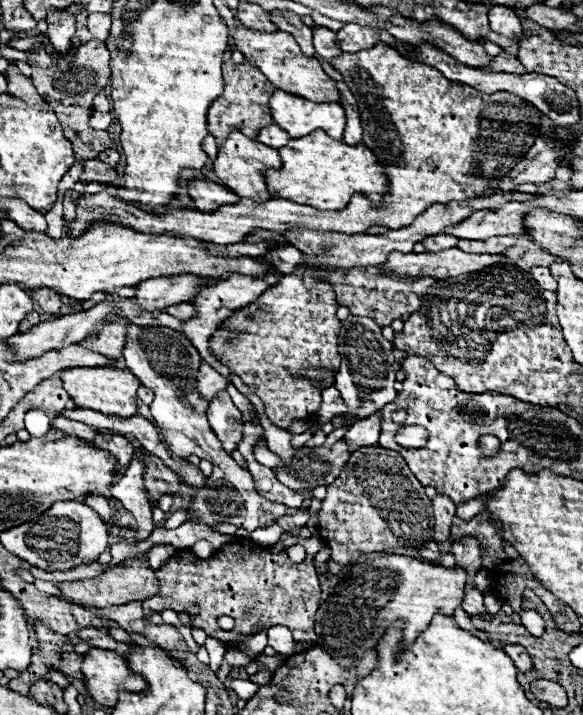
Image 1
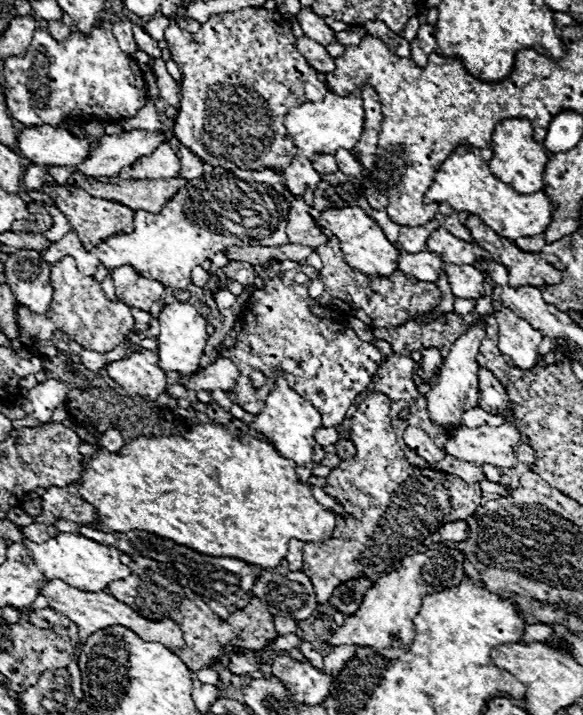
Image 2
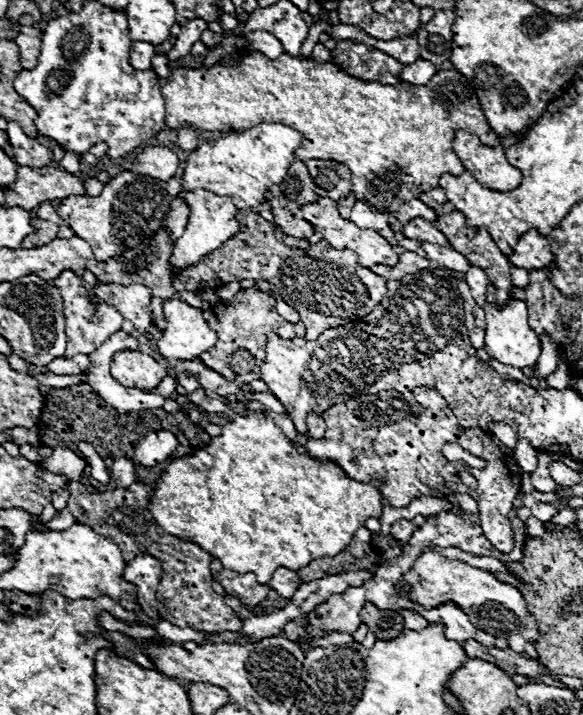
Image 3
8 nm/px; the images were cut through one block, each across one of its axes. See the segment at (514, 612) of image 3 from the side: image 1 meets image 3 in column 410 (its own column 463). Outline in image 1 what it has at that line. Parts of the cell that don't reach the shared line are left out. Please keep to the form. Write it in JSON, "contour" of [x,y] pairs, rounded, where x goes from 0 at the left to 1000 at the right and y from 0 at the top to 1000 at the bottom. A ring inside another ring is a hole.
{"contour":[[[659,772],[621,778],[617,783],[590,792],[576,806],[580,814],[573,825],[566,828],[559,842],[549,845],[542,859],[542,887],[545,887],[542,901],[569,917],[621,917],[628,909],[642,909],[659,881],[679,867],[693,870],[693,898],[707,901],[714,890],[734,878],[744,859],[751,856],[765,862],[779,859],[779,853],[796,839],[796,817],[799,817],[799,797],[789,792],[762,794],[751,786],[724,786],[707,778],[659,775]]]}

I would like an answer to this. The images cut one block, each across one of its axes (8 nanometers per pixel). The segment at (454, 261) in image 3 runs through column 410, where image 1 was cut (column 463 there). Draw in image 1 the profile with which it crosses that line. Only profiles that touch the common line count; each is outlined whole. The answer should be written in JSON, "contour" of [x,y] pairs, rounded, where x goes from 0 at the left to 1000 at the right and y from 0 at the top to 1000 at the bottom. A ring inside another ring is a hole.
{"contour":[[[851,330],[837,336],[786,336],[782,347],[796,352],[837,352],[837,355],[861,355],[868,347],[885,341],[885,330]]]}

